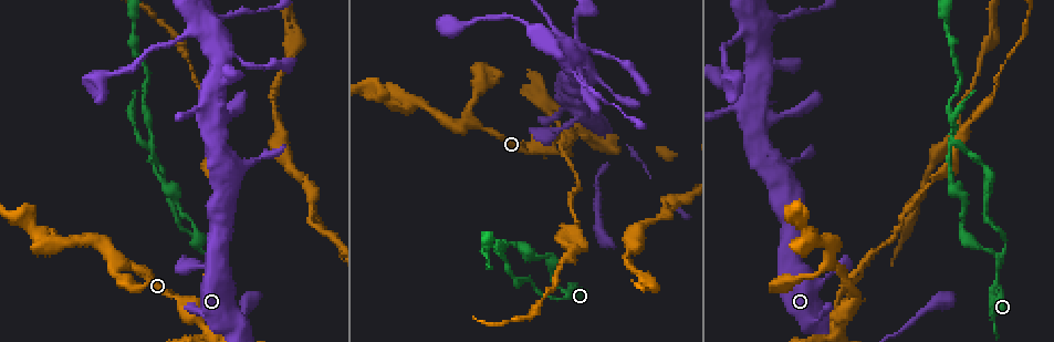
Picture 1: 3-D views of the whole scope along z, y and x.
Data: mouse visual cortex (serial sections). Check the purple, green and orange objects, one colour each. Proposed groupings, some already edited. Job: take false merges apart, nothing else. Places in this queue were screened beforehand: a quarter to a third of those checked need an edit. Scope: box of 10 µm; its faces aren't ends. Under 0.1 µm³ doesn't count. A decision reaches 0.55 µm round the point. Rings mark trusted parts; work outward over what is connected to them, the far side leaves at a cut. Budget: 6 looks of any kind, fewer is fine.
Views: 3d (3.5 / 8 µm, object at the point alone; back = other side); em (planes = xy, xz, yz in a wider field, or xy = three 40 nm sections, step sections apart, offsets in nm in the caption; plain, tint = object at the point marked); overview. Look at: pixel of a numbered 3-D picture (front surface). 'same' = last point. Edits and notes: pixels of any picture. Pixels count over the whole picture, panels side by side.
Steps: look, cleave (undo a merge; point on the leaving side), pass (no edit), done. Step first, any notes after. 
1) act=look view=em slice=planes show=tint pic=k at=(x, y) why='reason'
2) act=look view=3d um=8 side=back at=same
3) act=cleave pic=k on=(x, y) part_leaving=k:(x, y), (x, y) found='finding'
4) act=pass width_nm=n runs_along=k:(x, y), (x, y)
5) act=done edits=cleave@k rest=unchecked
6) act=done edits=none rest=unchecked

act=look view=3d um=3.5 pic=1 at=(834, 324) why='sharp bend'

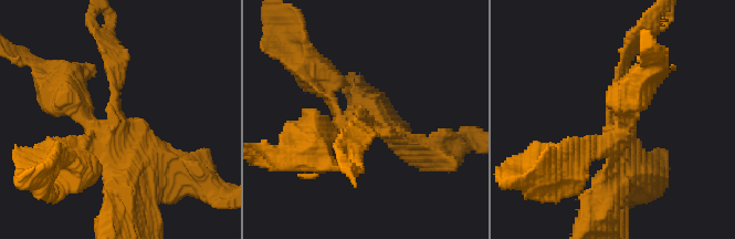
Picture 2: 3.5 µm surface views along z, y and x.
act=look view=em slice=xy step=3 show=tint pic=2 at=(367, 119) why='now the EM'

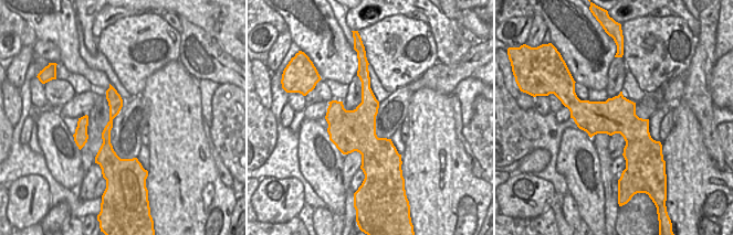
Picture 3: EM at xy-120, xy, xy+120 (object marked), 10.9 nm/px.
act=cleave pic=2 on=(379, 95) part_leaving=2:(112, 131), (115, 80), (95, 32) found='two cells meet here'

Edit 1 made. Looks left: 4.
act=look view=3d um=8 pic=1 at=(997, 264) why='a narrow waist'

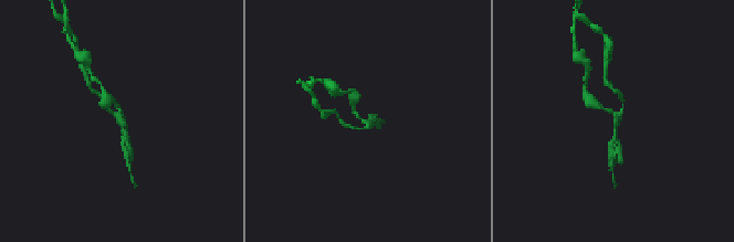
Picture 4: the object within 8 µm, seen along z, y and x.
act=look view=em slice=xy step=3 show=tint at=same why='now the EM'

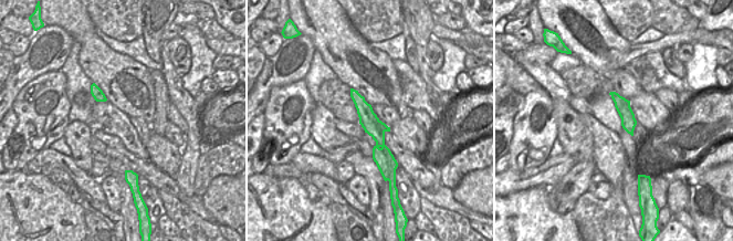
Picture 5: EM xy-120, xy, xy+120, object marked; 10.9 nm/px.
act=cleave pic=4 on=(596, 105) part_leaving=4:(616, 115), (590, 101), (585, 87) found='two cells meet here'

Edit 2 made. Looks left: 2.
act=done edits=cleave@2,cleave@4 rest=unchecked

